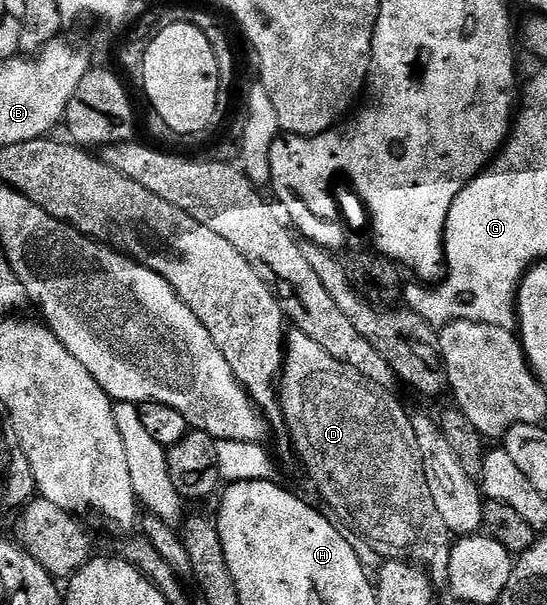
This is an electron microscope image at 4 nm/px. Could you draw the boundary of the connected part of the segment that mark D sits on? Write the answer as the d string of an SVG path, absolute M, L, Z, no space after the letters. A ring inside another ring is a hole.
M288 329L285 363L279 377L281 416L306 474L325 499L324 507L350 537L371 546L382 561L403 560L424 566L434 585L445 586L449 583L449 559L455 540L431 498L410 413L405 413L404 406L389 395L386 389L363 378L359 370L351 370L351 366L339 362L339 358L331 358L331 354L327 354L319 342L311 342L303 330Z

